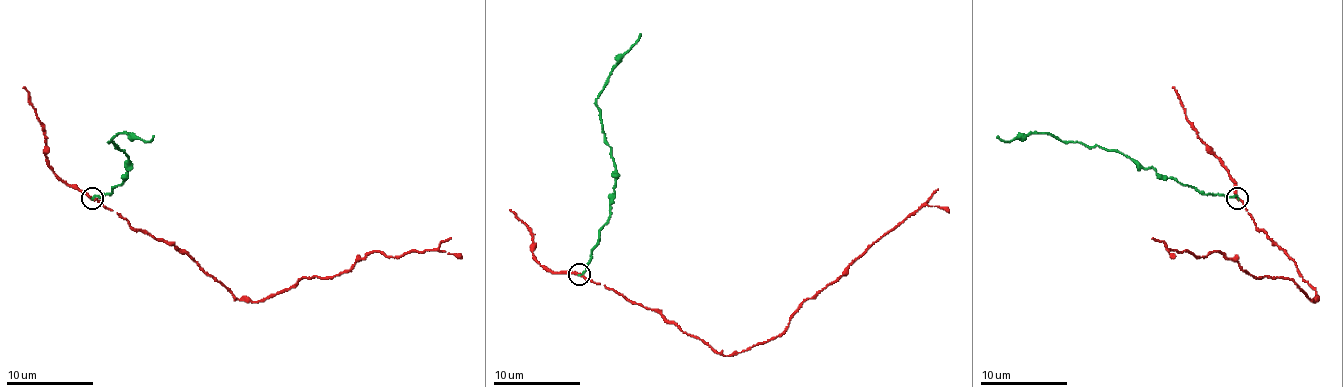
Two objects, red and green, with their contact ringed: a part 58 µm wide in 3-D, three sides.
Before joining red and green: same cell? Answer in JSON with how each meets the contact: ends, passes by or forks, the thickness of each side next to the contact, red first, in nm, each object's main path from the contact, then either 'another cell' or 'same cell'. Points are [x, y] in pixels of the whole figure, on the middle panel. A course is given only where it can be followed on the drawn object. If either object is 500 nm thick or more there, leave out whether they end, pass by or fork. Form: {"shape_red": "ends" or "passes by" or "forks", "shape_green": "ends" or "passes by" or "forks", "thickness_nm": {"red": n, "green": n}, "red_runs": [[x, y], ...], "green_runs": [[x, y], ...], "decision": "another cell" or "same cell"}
{"shape_red": "passes by", "shape_green": "ends", "thickness_nm": {"red": 200, "green": 180}, "red_runs": [[578, 275], [656, 309], [717, 353], [734, 355], [773, 340], [791, 314], [923, 205], [949, 212]], "green_runs": [[578, 275], [609, 218], [609, 197], [615, 190], [596, 99], [611, 69], [641, 34]], "decision": "another cell"}

